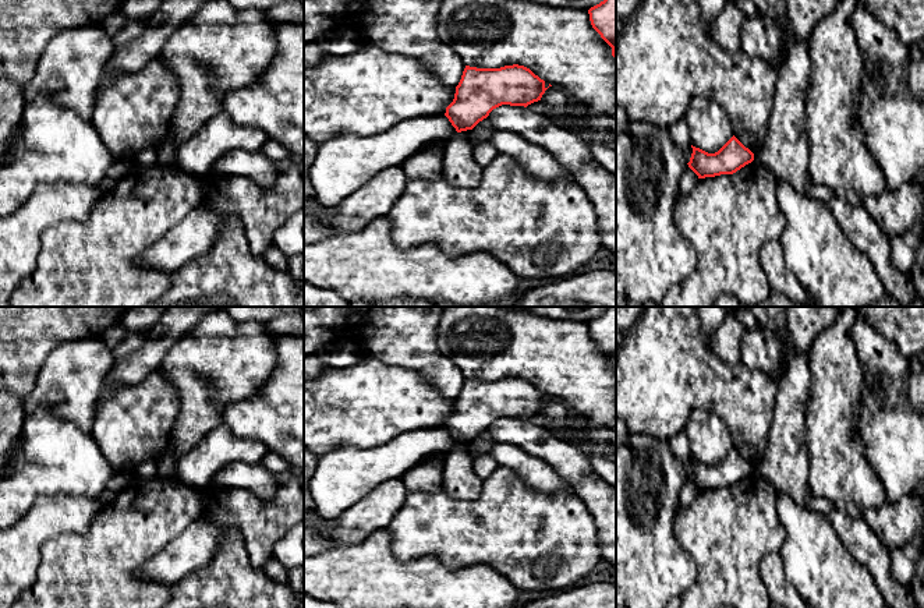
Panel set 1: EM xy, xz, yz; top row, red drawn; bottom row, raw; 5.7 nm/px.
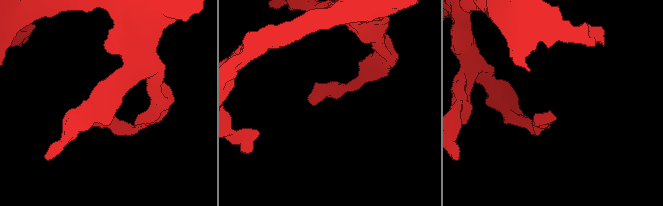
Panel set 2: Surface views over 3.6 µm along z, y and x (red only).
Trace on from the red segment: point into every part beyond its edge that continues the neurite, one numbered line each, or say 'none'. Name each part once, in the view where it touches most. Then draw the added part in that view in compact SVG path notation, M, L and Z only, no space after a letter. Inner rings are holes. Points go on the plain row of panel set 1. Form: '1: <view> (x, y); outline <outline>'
none

